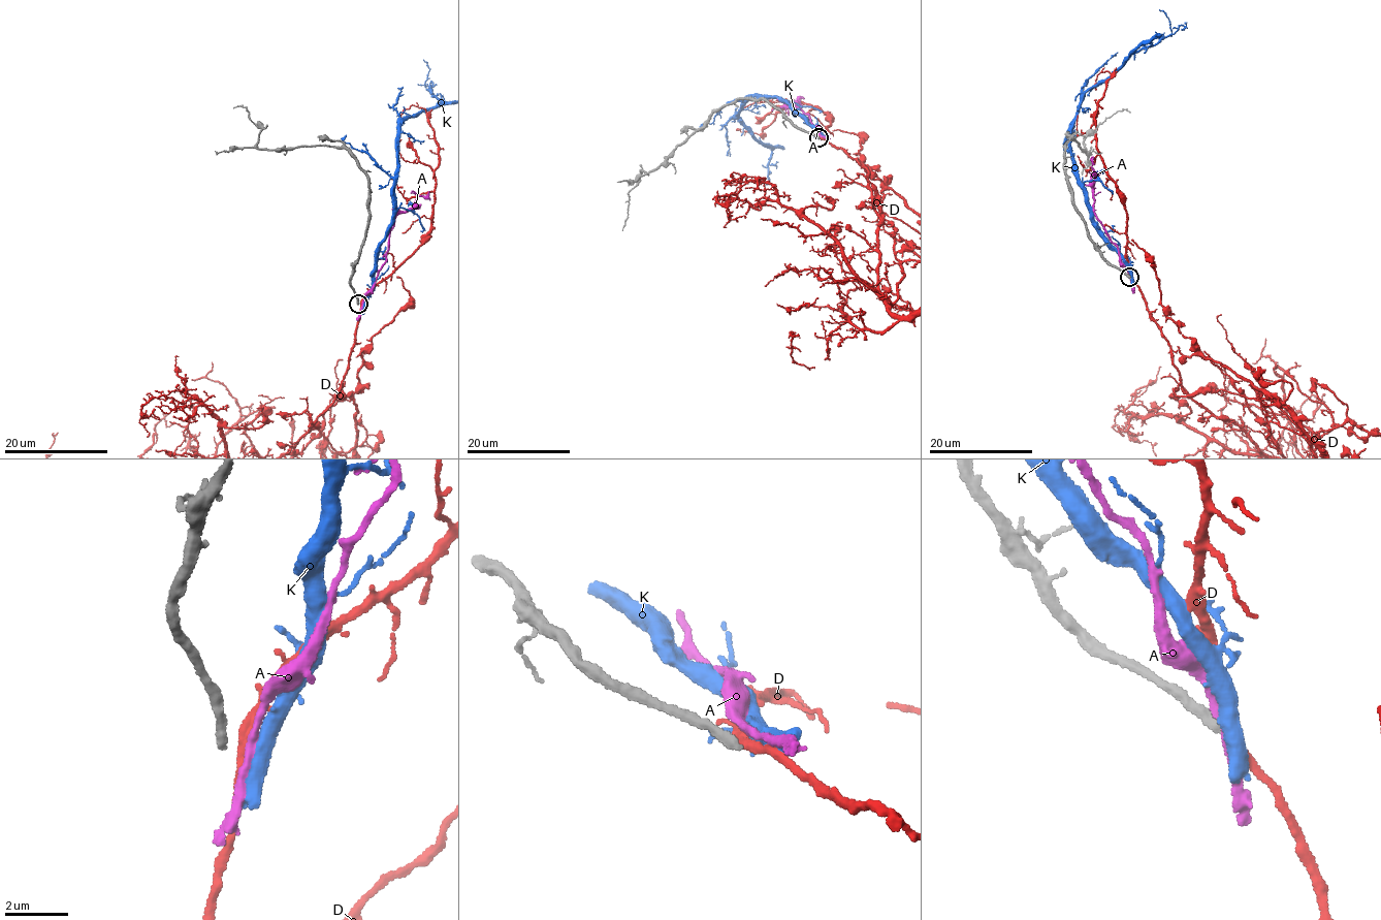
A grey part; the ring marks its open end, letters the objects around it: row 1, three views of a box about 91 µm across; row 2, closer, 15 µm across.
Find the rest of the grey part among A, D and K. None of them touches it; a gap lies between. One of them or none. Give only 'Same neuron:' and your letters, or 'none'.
Same neuron: A

